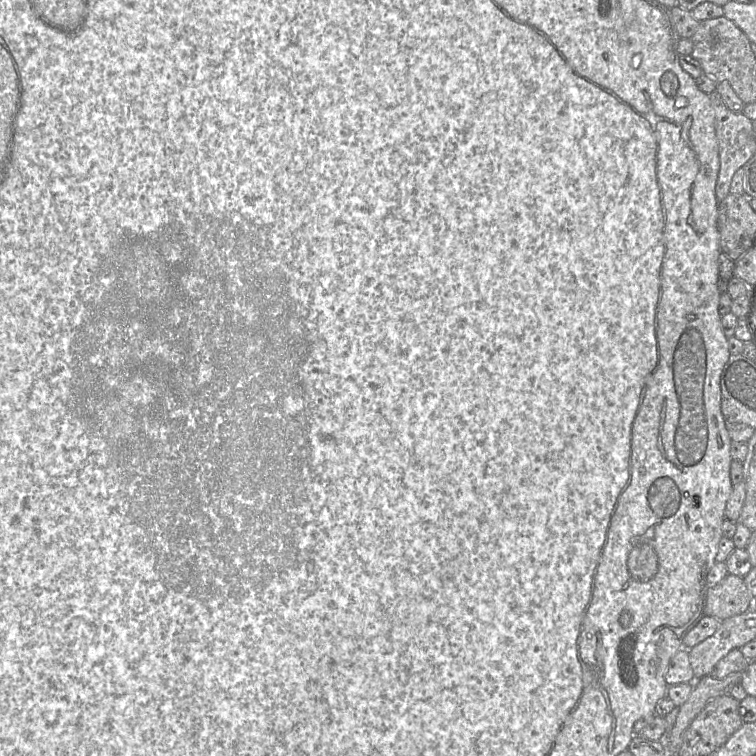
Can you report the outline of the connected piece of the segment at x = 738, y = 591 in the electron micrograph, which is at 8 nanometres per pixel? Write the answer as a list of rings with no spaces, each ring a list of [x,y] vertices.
[[[728,574],[720,583],[708,588],[704,616],[727,620],[751,609],[754,599],[742,577]]]

